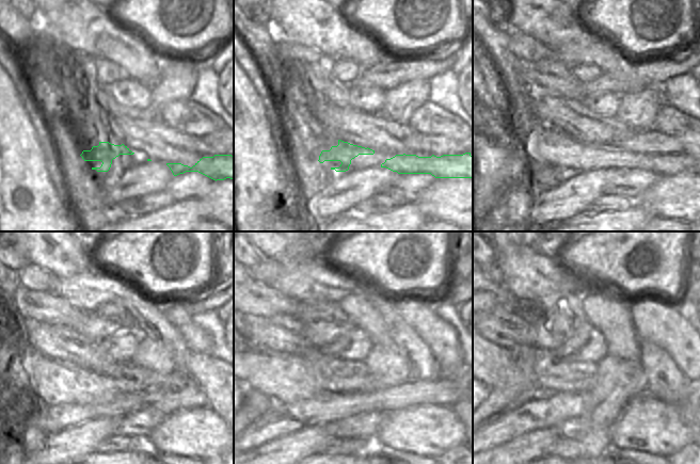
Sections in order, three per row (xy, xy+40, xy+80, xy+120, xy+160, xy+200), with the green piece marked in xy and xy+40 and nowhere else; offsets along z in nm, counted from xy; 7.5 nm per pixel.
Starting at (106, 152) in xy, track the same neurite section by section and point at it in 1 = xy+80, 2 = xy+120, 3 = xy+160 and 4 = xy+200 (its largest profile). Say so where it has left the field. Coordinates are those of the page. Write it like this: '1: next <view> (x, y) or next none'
1: next xy+80 (585, 154)
2: next xy+120 (102, 393)
3: next xy+160 (324, 392)
4: next xy+200 (565, 390)

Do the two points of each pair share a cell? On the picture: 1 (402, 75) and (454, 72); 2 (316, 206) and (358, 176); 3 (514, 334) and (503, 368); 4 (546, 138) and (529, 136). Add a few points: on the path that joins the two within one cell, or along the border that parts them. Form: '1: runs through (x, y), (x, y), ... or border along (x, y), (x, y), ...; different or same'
1: border along (459, 54), (449, 68), (438, 73), (429, 79); different
2: runs through (327, 195), (347, 187); same
3: border along (486, 339), (502, 346), (525, 345); different
4: border along (542, 122), (537, 124), (538, 150), (527, 160); different

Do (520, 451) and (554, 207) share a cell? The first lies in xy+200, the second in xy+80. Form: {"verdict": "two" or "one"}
{"verdict": "one"}

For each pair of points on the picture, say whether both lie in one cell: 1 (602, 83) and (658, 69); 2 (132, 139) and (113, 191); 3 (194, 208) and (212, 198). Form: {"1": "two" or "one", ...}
{"1": "one", "2": "two", "3": "two"}

